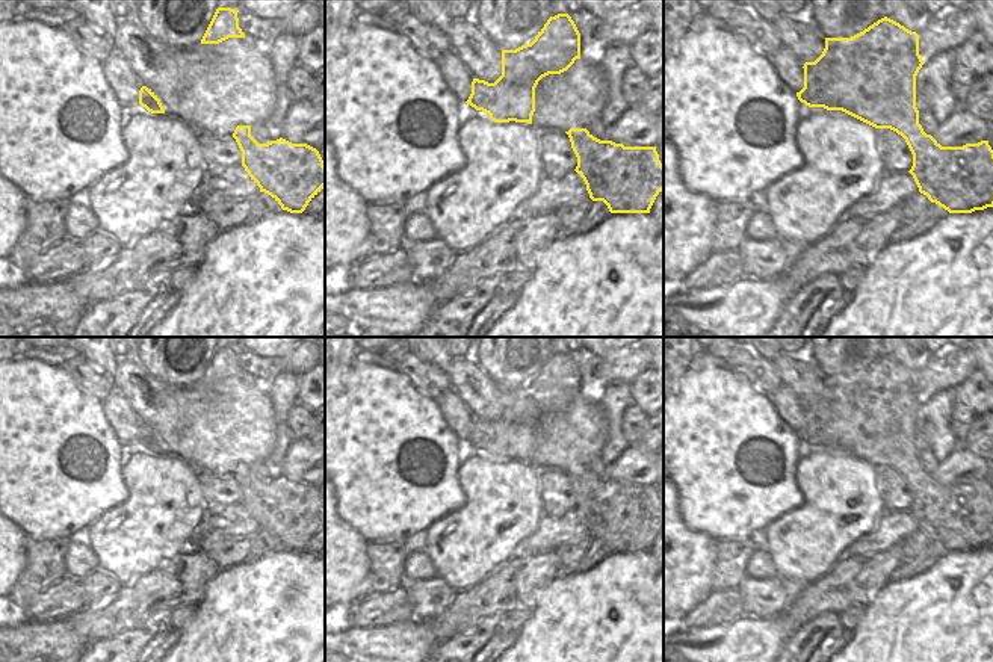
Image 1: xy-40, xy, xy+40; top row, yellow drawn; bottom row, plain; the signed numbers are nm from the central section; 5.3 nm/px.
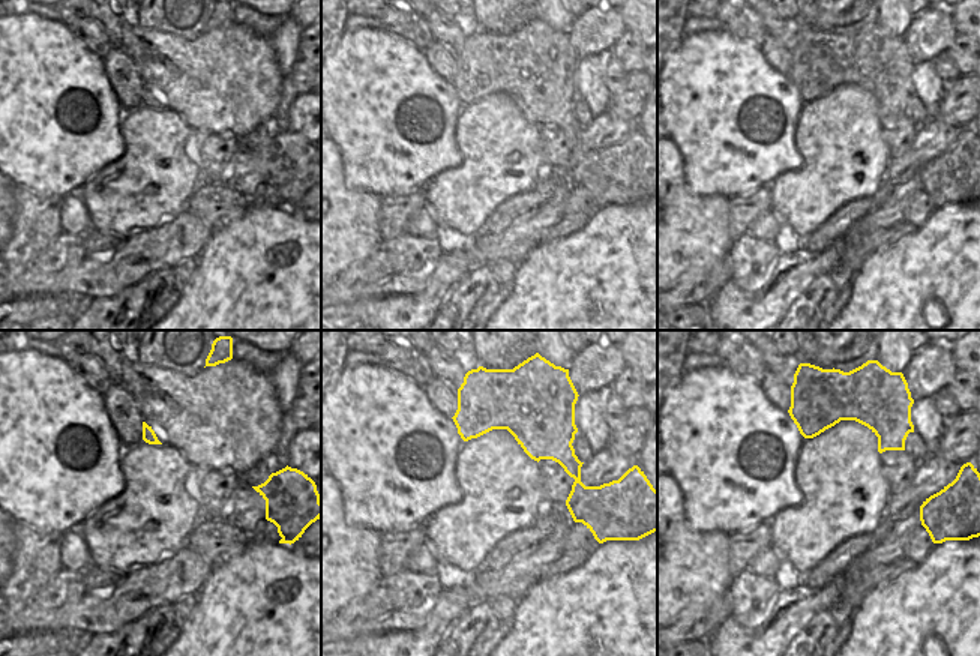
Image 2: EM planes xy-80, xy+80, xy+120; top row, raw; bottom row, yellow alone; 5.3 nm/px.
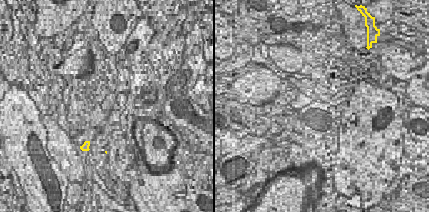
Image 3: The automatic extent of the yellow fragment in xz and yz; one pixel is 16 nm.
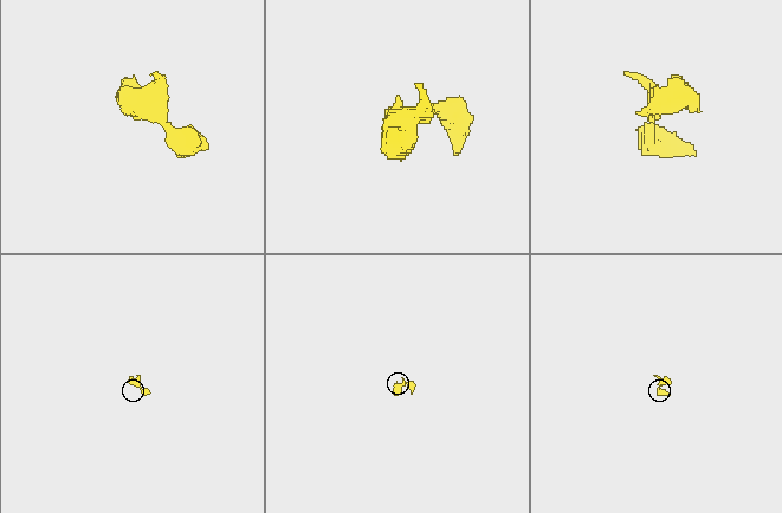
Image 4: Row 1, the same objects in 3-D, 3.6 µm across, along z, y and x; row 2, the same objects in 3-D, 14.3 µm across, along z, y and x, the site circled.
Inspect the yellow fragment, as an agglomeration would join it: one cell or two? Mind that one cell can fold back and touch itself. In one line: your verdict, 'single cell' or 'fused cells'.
fused cells

